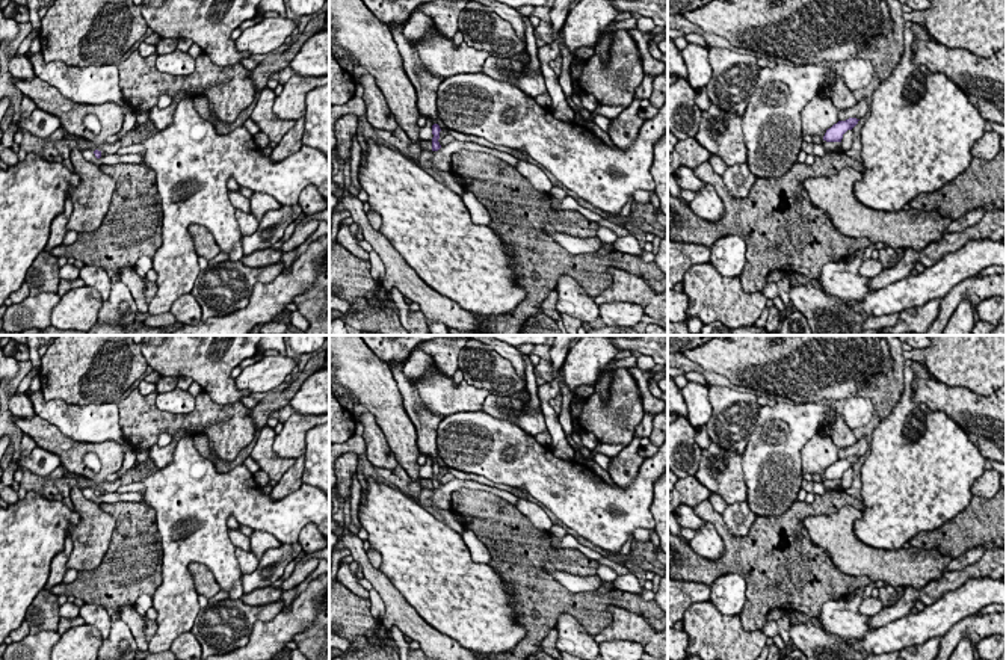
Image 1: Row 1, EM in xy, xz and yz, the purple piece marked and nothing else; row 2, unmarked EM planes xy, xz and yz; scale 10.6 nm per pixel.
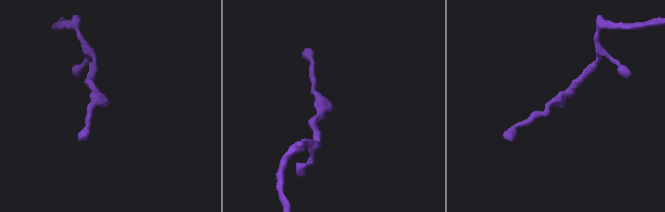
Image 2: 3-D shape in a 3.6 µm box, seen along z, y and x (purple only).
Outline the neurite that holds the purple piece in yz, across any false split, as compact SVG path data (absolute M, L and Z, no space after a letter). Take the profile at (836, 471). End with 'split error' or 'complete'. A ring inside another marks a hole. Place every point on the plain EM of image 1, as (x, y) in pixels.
M849 456L846 459L838 459L837 462L834 462L831 467L826 468L823 479L826 480L841 480L843 473L847 468L852 468L859 458L856 456Z; complete

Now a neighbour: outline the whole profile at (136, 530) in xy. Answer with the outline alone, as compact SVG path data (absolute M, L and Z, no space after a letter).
M142 501L100 503L116 521L101 563L92 571L77 571L73 583L59 583L50 591L76 597L86 604L100 604L112 616L134 606L139 595L154 595L162 584L162 538L157 517Z

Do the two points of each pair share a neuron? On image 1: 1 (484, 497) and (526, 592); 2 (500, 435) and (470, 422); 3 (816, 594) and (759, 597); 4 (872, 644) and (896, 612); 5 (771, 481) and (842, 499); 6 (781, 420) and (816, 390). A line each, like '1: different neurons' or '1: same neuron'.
1: same neuron
2: same neuron
3: same neuron
4: different neurons
5: different neurons
6: different neurons

